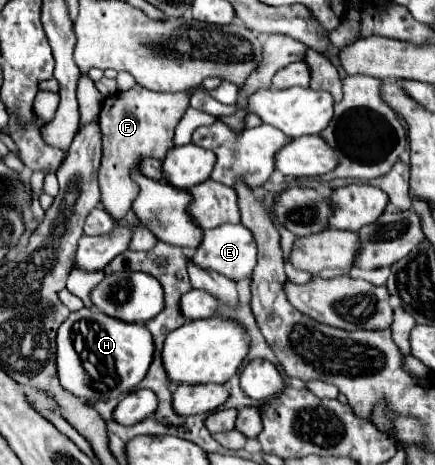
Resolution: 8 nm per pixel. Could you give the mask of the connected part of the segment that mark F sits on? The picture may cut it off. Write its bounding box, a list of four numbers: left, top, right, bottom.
[99,85,189,221]

